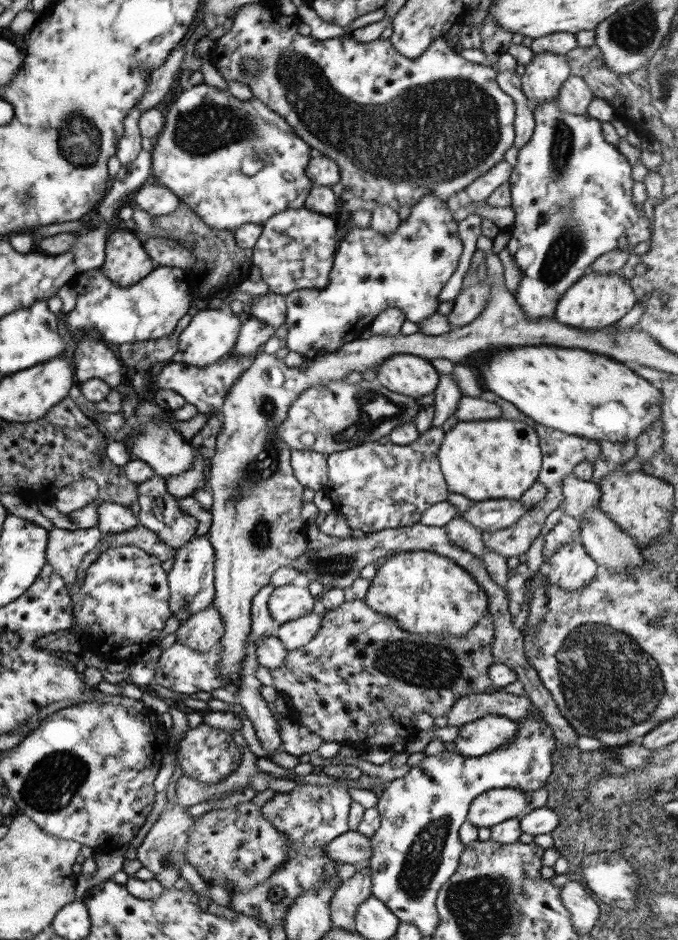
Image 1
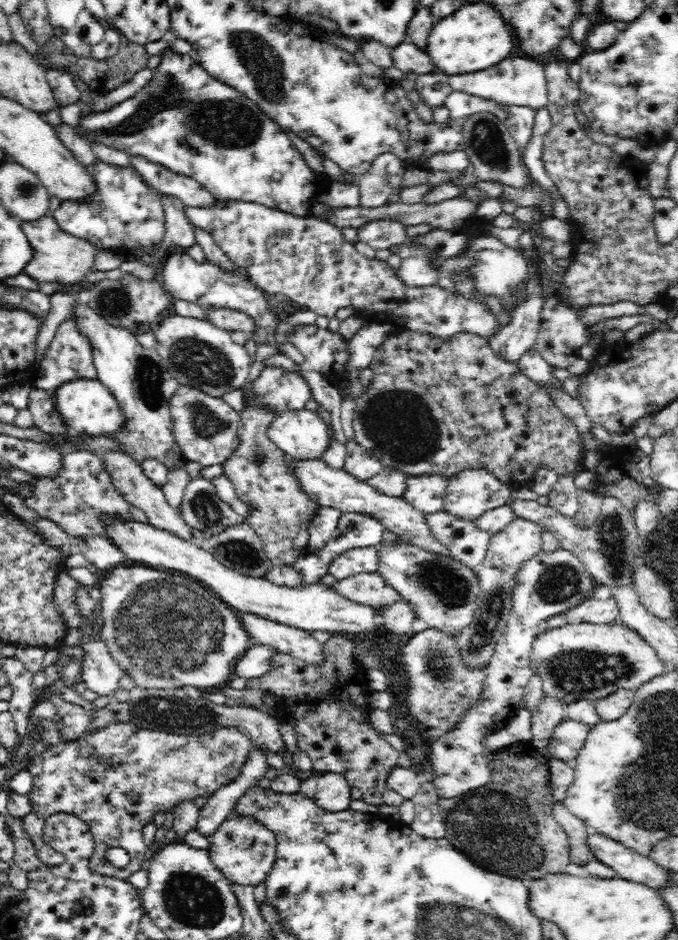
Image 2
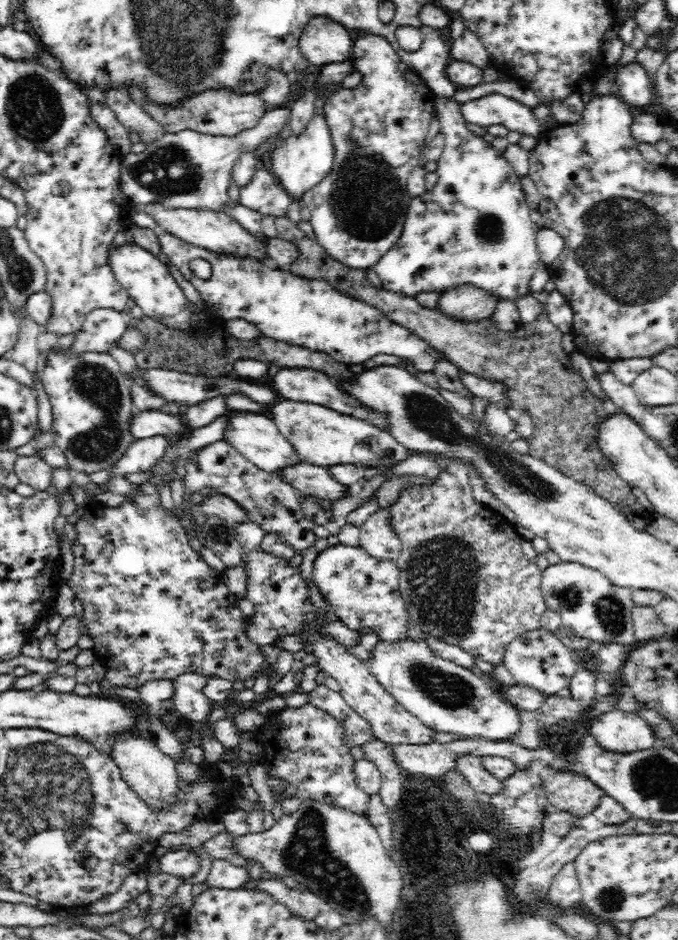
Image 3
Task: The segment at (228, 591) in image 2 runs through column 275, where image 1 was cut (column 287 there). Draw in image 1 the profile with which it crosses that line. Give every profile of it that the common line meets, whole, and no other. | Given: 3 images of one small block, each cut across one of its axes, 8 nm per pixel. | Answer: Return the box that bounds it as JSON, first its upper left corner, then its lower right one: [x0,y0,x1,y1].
[267,582,316,626]

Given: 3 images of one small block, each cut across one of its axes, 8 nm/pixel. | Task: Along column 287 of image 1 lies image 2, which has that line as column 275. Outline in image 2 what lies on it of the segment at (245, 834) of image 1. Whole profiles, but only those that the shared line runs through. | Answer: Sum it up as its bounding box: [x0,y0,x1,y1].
[207,814,277,887]

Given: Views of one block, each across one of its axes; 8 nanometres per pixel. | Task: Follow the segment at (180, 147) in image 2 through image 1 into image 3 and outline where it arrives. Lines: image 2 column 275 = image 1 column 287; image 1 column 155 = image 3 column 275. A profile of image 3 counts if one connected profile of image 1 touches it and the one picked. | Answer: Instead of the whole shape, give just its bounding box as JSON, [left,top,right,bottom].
[263,114,334,199]

